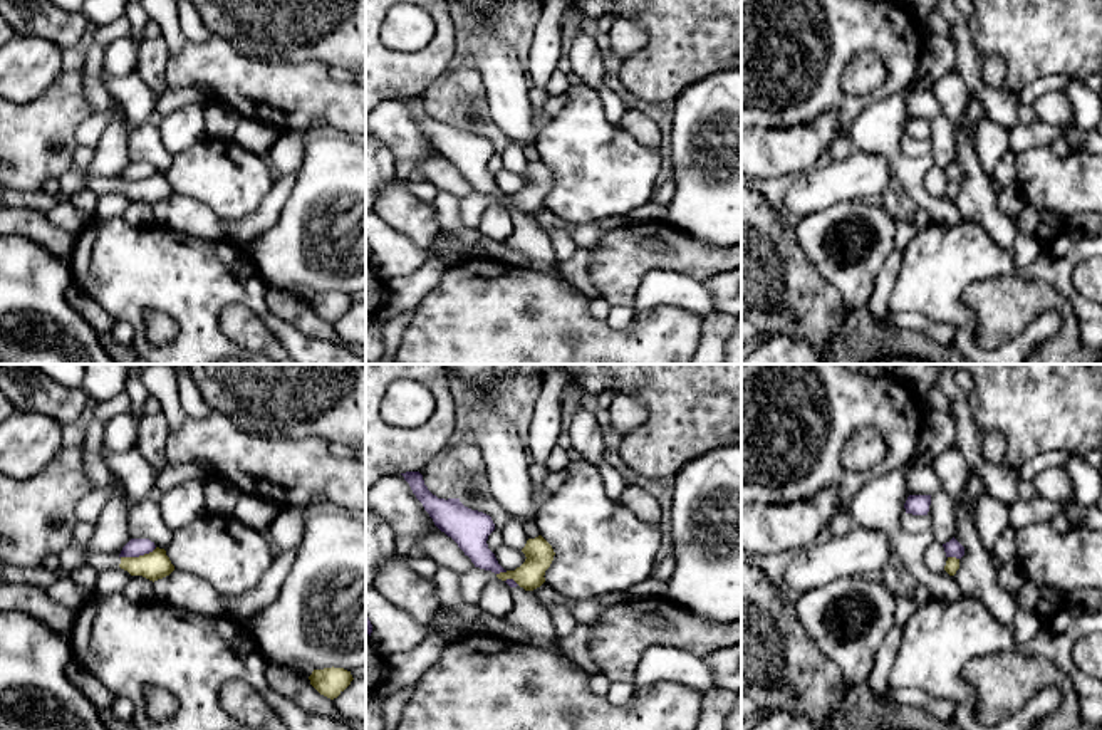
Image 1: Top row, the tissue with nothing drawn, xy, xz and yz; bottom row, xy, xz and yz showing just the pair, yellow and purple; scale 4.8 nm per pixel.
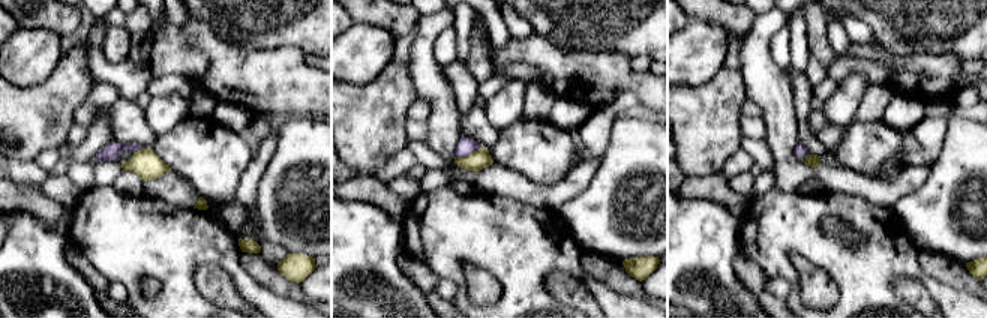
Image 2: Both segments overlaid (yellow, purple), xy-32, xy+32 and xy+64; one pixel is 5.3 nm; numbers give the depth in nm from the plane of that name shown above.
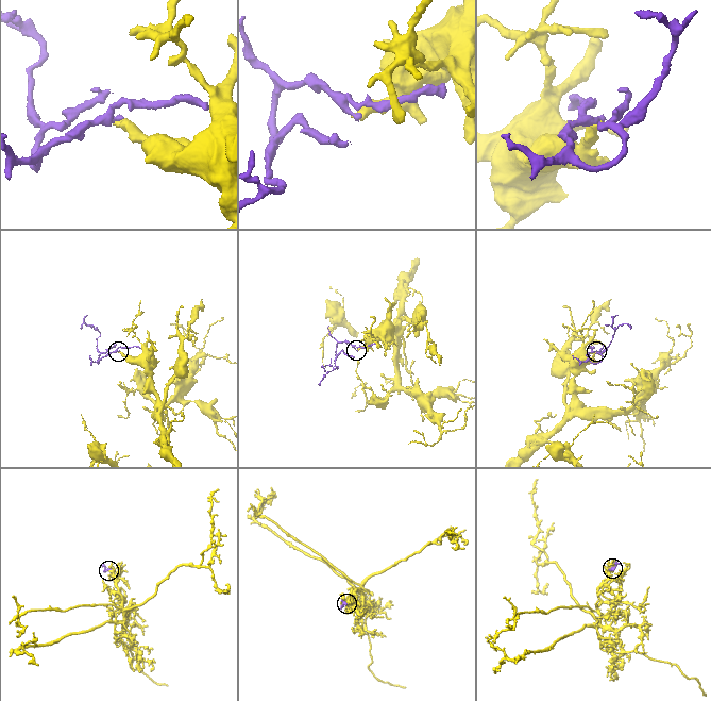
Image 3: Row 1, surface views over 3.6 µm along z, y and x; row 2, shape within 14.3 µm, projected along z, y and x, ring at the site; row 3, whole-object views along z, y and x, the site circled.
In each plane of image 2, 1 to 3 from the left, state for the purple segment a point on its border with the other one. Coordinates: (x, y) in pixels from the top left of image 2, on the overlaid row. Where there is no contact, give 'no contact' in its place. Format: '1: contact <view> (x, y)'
1: contact xy-32 (138, 150)
2: contact xy+32 (470, 155)
3: no contact

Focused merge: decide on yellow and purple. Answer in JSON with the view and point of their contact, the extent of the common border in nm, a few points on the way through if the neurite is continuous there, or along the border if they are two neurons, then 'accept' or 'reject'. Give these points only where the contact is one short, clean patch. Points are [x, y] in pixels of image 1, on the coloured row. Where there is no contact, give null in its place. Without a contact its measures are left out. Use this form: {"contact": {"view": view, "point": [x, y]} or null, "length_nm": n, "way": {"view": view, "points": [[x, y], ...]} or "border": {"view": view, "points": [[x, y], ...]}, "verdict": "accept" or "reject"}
{"contact": {"view": "xy", "point": [140, 556]}, "length_nm": 180, "border": {"view": "xy", "points": [[156, 547], [138, 556], [121, 557]]}, "verdict": "reject"}

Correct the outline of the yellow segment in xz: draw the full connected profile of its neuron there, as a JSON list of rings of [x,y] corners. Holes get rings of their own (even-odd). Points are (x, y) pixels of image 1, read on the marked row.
[[[542,535],[528,539],[522,552],[527,557],[525,562],[515,571],[496,574],[496,577],[502,581],[513,579],[525,591],[533,591],[545,582],[543,576],[555,552]]]

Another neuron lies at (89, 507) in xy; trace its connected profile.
[[[122,483],[92,488],[75,507],[77,520],[94,524],[111,495],[124,492]]]

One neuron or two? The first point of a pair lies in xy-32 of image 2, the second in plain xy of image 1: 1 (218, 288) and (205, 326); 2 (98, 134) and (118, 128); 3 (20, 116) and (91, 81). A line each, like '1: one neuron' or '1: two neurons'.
1: two neurons
2: one neuron
3: two neurons

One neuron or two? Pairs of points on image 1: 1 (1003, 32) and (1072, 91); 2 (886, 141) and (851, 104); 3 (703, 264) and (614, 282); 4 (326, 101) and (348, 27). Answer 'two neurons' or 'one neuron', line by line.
1: two neurons
2: two neurons
3: one neuron
4: two neurons

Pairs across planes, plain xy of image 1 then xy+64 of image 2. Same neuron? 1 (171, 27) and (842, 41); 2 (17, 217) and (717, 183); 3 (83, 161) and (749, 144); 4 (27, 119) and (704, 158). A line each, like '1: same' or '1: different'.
1: same
2: same
3: different
4: same

